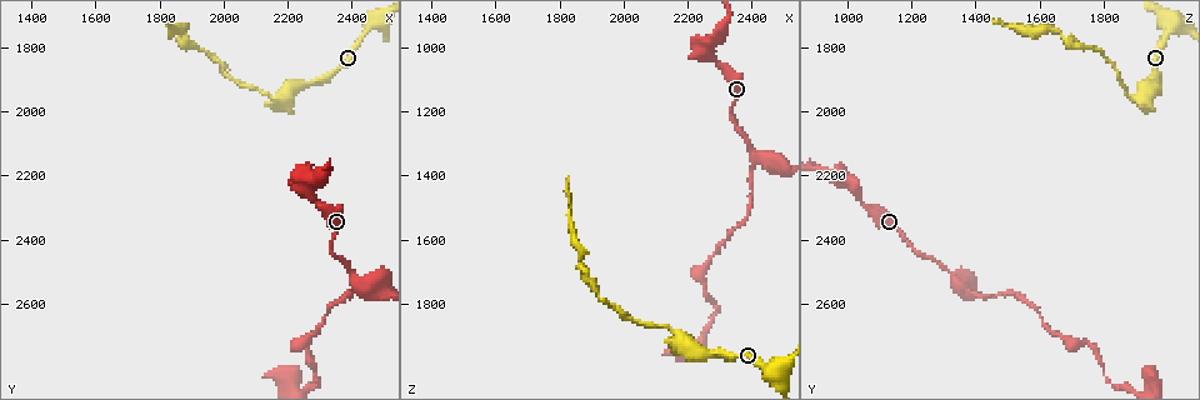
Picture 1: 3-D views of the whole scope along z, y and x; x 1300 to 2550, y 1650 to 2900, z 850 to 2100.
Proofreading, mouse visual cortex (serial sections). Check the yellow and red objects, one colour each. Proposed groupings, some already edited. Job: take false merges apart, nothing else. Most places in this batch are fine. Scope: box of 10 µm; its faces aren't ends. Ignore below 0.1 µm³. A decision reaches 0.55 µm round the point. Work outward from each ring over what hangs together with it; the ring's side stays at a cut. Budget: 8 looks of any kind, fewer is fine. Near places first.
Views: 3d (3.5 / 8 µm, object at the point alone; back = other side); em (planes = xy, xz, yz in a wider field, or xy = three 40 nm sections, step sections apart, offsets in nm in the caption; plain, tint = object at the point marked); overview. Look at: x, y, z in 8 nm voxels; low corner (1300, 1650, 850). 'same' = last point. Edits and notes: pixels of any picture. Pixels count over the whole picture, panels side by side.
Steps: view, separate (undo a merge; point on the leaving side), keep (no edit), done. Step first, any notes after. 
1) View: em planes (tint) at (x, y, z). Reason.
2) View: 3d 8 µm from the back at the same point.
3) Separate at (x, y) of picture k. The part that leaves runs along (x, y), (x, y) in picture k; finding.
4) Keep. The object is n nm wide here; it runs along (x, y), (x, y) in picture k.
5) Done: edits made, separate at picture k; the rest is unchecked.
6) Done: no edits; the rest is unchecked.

View: em planes (tint) at (2260, 2210, 1000).

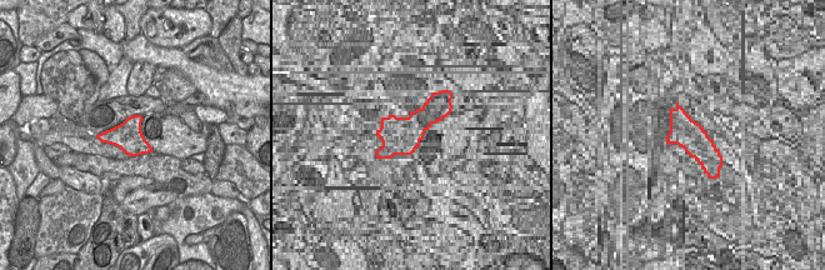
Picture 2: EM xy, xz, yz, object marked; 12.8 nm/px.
View: 3d 3.5 µm at the same point. Wider look.

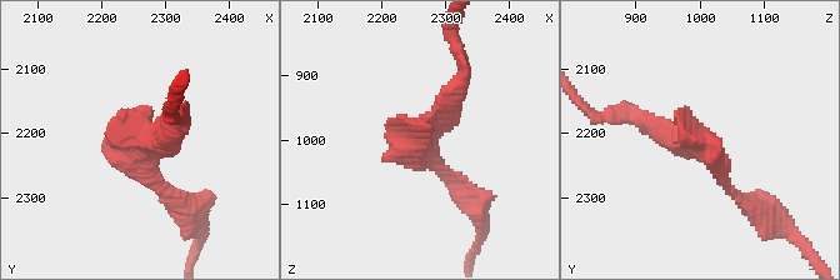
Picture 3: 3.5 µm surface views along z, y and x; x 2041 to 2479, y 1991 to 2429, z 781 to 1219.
Keep. It runs along (740, 198), (695, 136), (638, 118) in picture 3; one cell here.

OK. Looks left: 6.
View: 3d 3.5 µm at (2270, 1910, 1970). Sudden change in width.

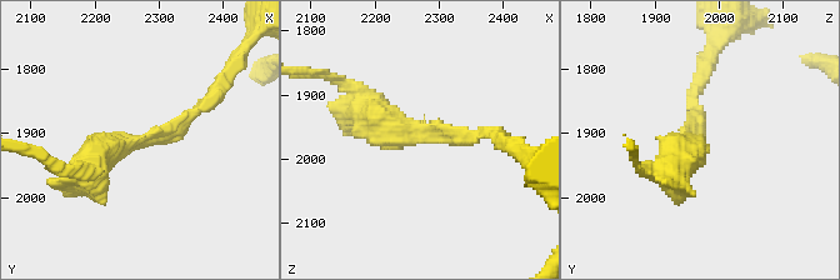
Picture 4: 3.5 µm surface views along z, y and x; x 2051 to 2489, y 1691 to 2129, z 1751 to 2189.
View: em xy step 2 (tint) at (2265, 1910, 1965). The arms are 150, 450 nm wide.

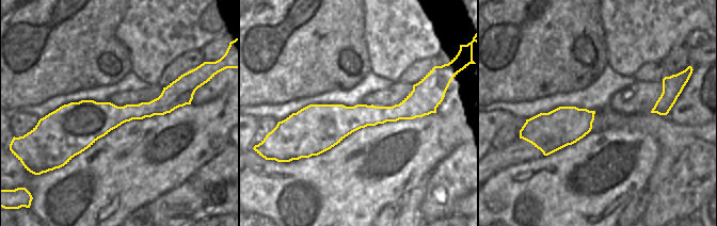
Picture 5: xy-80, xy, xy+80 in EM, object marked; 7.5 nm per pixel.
Keep. It runs along (429, 105), (336, 122), (288, 122) in picture 5; all the same cell.

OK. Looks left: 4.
View: 3d 3.5 µm from the back at (2460, 1730, 2020). Sharp bend.

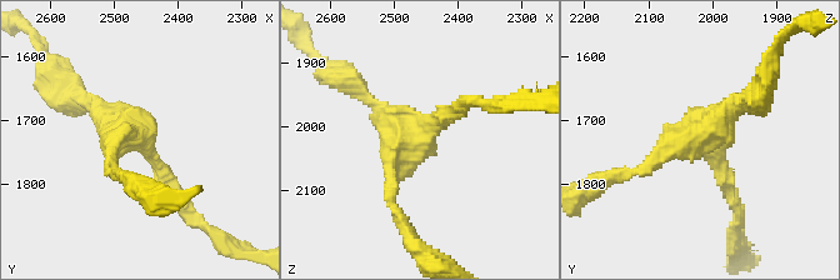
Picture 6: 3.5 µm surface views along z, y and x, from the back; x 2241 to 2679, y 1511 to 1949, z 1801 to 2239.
View: em xy step 1 (plain) at (2450, 1730, 2015).

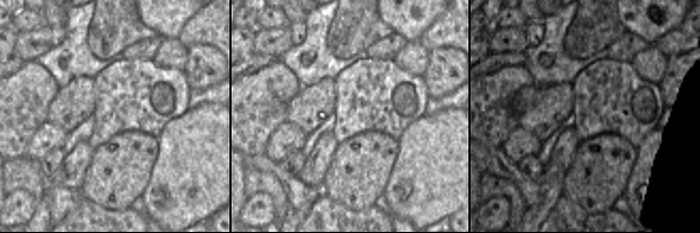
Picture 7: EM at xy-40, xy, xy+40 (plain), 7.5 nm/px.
View: em xy step 1 (tint) at the same point.

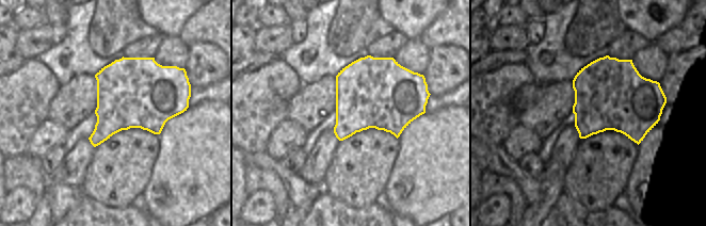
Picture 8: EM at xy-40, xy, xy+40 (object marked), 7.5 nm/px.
Keep. One cell here.

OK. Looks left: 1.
Done: no edits; the rest is unchecked.

